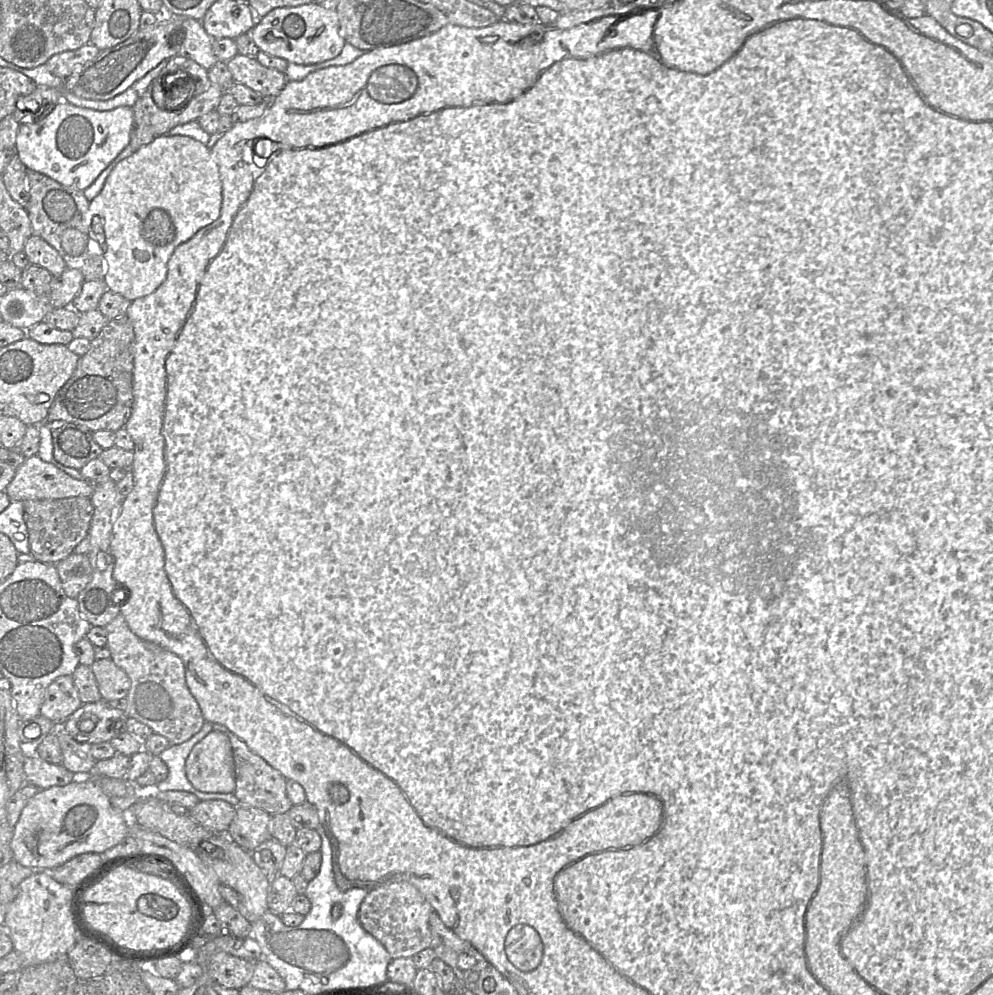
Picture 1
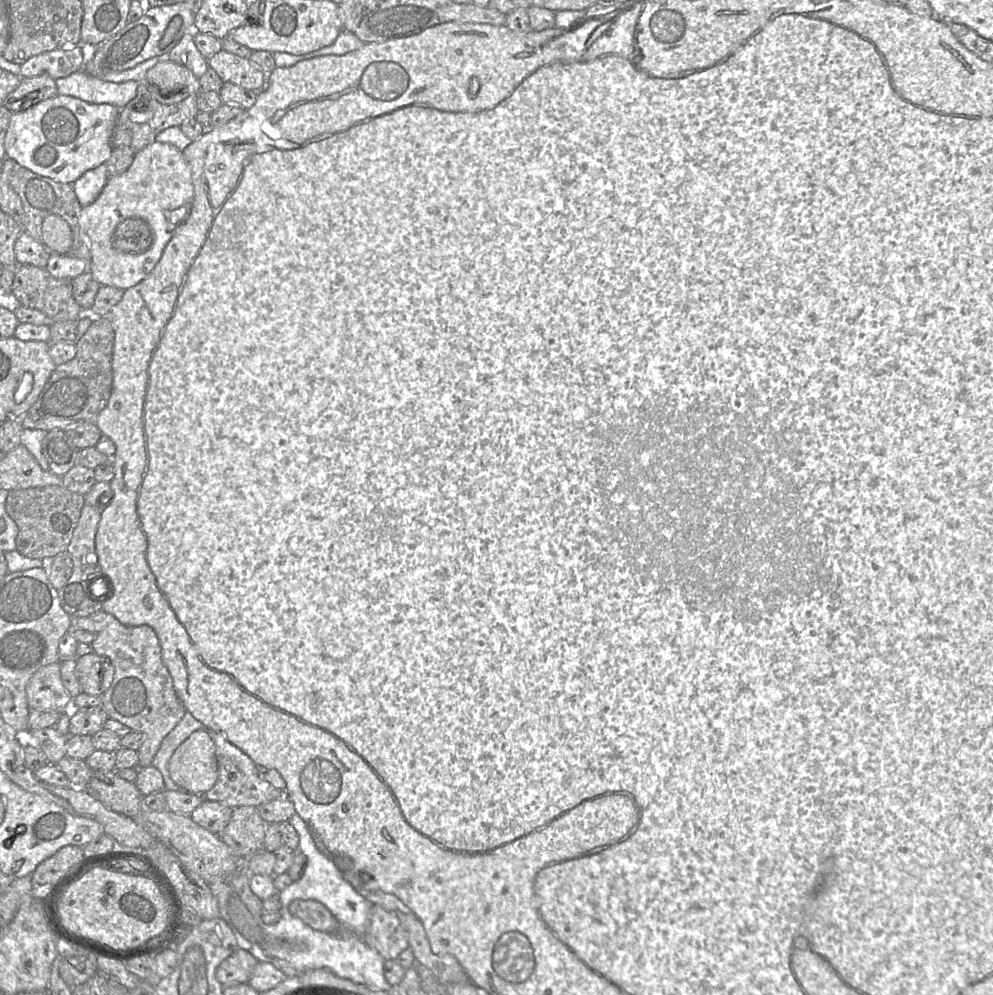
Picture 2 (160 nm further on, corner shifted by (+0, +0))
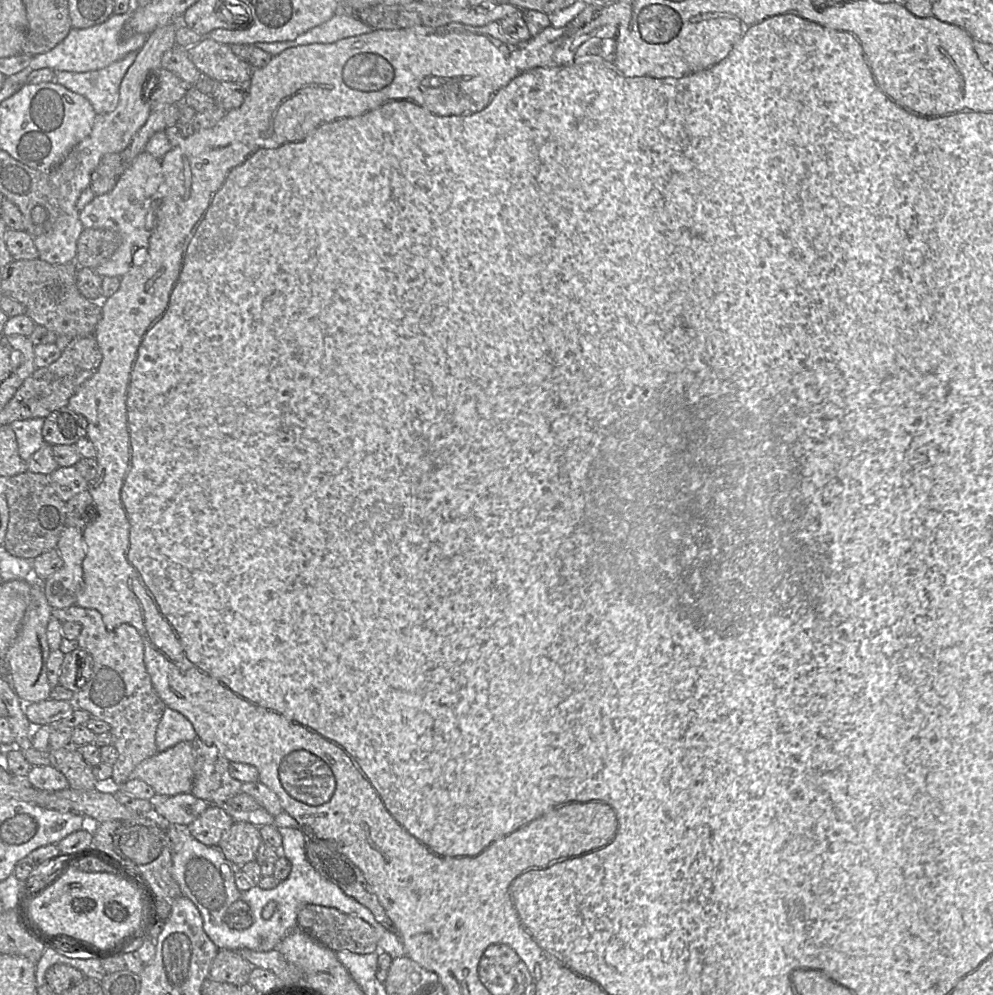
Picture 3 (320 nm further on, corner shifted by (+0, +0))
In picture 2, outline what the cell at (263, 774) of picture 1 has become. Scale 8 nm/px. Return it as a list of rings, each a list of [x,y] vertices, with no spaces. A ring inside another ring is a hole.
[[[210,729],[206,732],[215,744],[218,766],[217,780],[214,786],[204,794],[206,800],[220,802],[235,809],[244,806],[257,807],[263,803],[285,797],[283,792],[263,778],[261,769],[252,759],[231,744],[223,733],[217,733]]]

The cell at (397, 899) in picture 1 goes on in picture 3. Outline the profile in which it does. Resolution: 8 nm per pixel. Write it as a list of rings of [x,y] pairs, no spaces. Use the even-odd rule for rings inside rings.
[[[308,904],[300,908],[297,927],[313,939],[334,952],[350,951],[355,954],[370,954],[377,951],[379,935],[376,930],[363,919],[347,915],[332,907]]]

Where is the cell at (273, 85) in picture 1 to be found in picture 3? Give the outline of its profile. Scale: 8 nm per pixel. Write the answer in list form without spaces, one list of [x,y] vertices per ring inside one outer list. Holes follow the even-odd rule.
[[[208,37],[188,47],[187,53],[196,68],[217,82],[249,82],[253,67],[235,55],[230,46]]]

